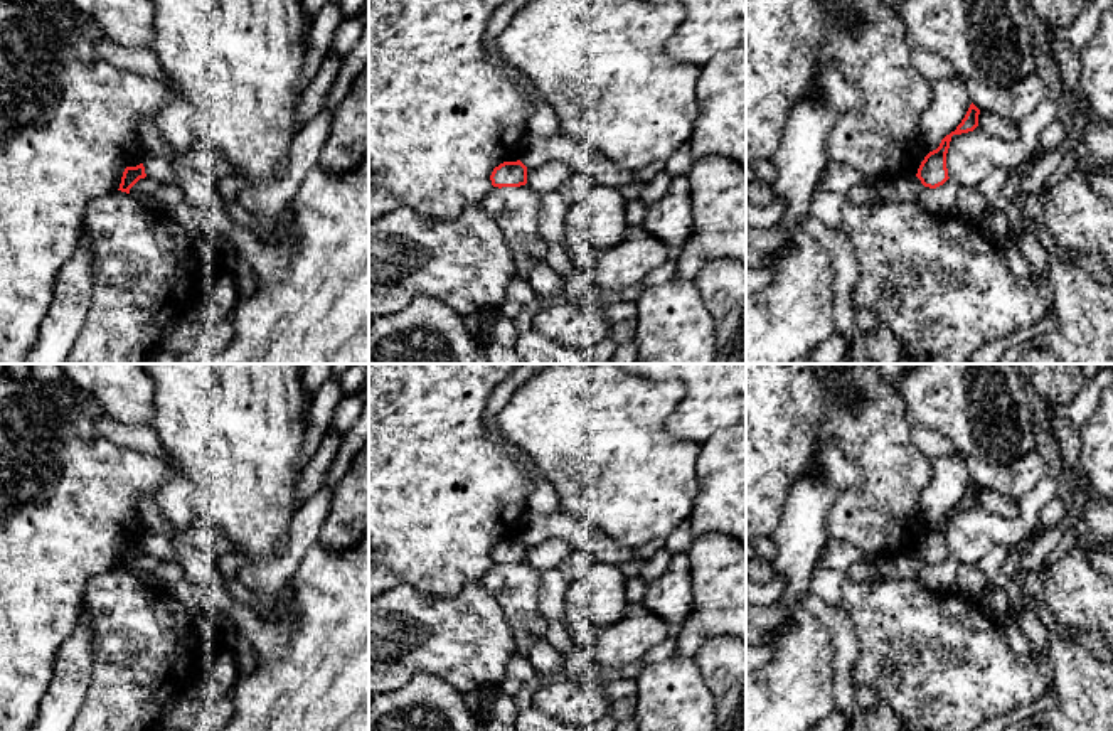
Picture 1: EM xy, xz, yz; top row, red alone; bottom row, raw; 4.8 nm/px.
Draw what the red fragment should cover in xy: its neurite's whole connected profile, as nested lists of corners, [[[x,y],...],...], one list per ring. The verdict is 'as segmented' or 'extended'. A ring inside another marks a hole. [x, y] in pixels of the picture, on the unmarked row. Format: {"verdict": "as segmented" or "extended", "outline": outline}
{"verdict": "as segmented", "outline": [[[143,541],[136,542],[136,544],[126,544],[121,554],[121,561],[120,566],[121,569],[130,571],[130,566],[140,558],[145,556],[145,544]]]}

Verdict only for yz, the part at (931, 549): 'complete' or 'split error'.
complete

